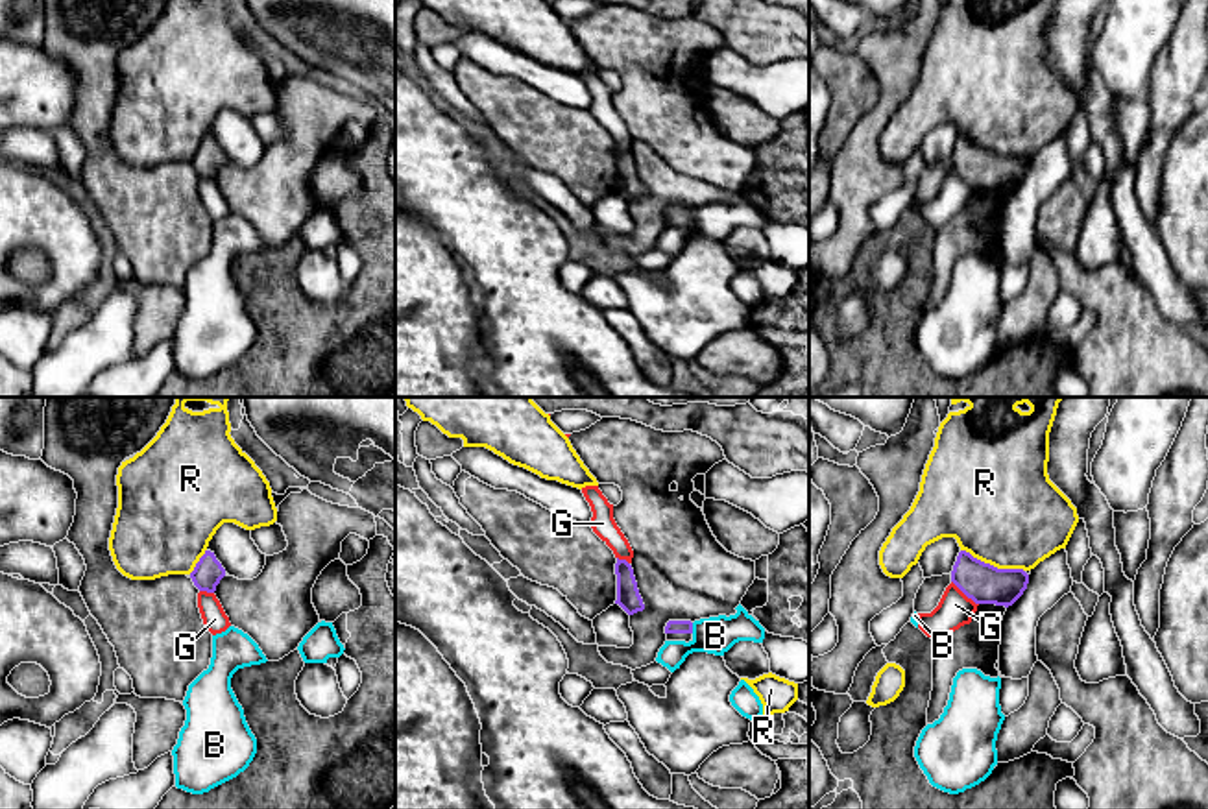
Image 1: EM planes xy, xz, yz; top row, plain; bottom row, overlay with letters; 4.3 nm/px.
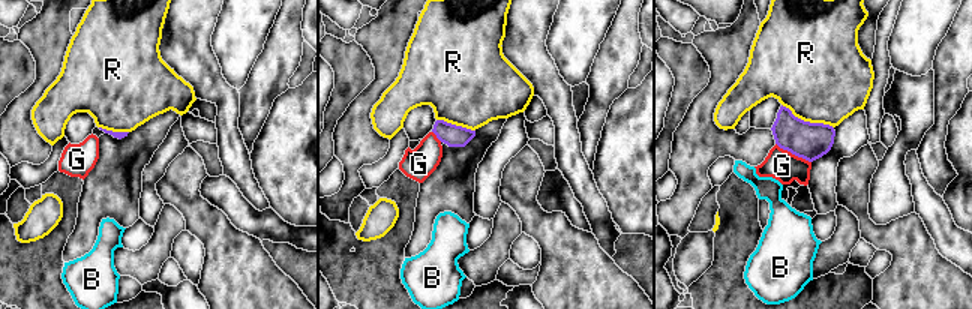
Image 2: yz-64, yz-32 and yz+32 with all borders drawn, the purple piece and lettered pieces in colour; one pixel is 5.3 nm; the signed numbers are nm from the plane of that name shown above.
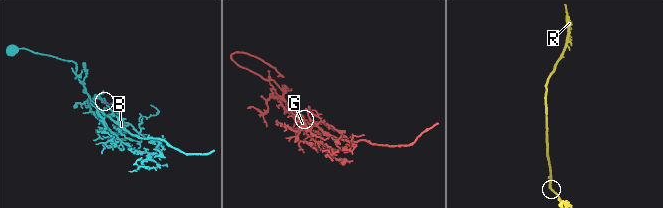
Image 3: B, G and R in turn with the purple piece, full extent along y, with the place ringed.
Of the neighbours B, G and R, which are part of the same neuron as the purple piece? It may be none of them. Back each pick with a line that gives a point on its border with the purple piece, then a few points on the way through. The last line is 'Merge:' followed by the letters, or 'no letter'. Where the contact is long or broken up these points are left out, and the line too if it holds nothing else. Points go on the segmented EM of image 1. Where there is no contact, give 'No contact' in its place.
Merge: no letter

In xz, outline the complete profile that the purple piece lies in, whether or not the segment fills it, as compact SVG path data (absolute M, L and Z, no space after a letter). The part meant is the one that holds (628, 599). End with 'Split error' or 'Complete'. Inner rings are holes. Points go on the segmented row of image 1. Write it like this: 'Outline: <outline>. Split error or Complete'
Outline: M617 558L615 574L617 574L615 604L619 604L628 615L643 611L645 604L639 595L632 565L626 560Z. Complete

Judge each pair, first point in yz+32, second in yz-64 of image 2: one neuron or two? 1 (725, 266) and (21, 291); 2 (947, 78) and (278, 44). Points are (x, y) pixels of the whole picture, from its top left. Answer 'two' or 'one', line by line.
1: one
2: one

